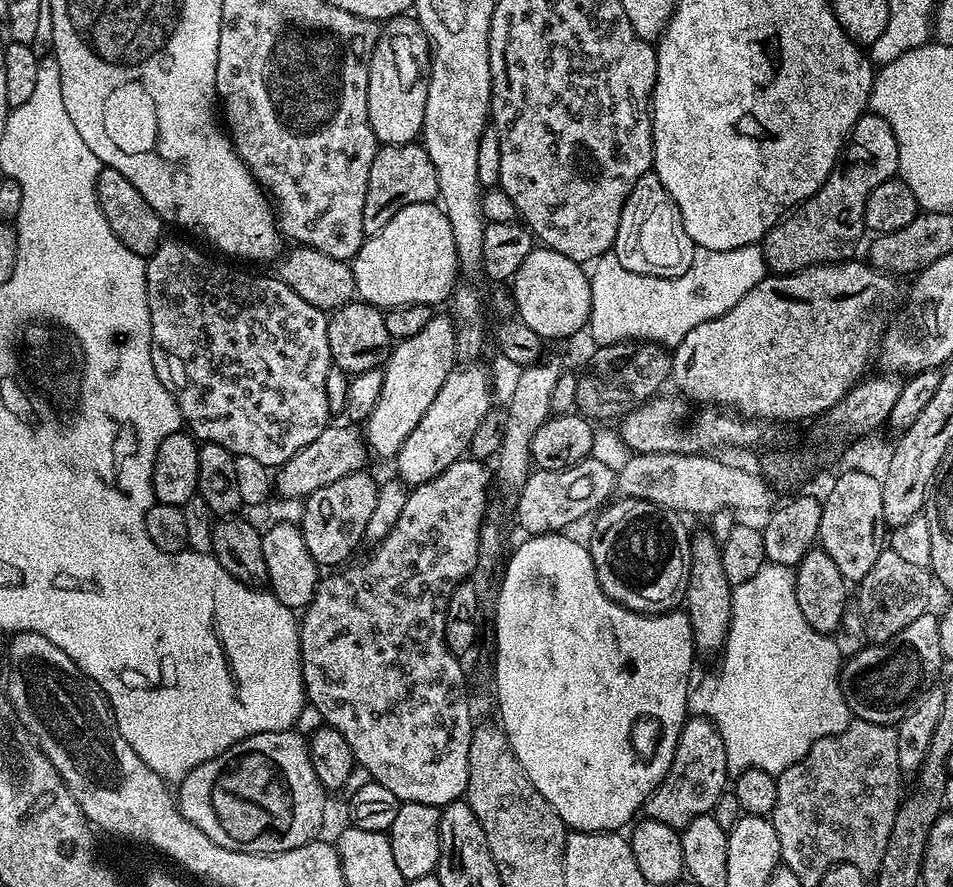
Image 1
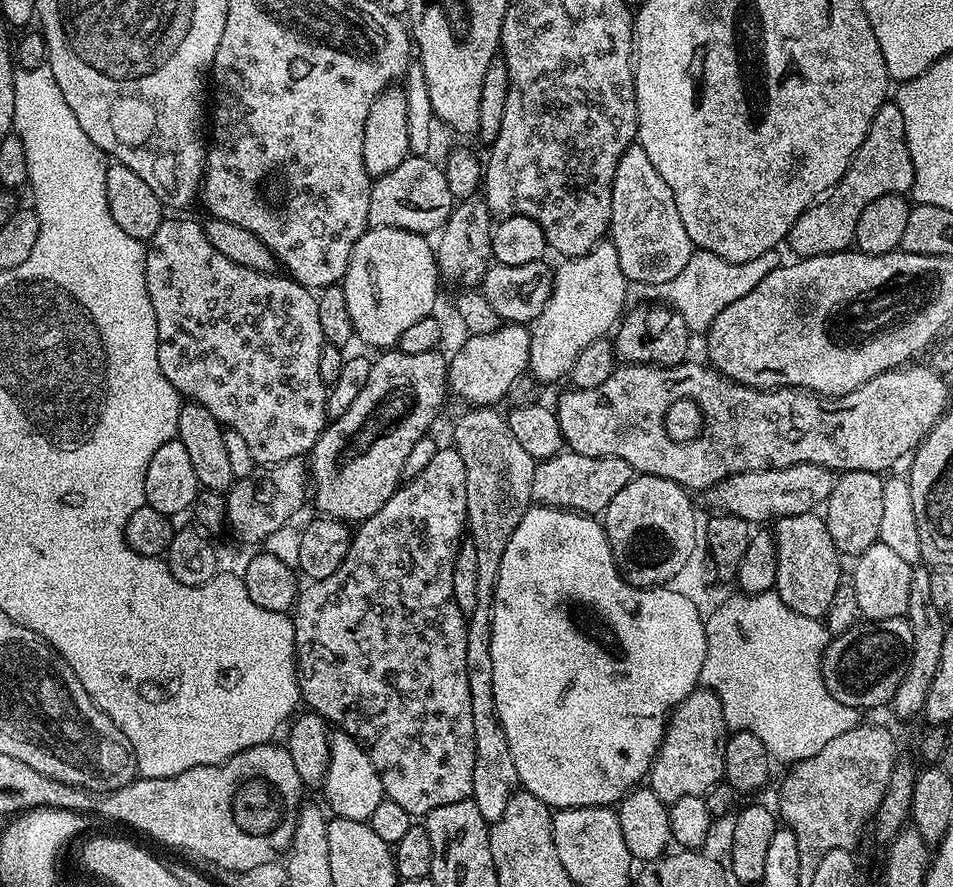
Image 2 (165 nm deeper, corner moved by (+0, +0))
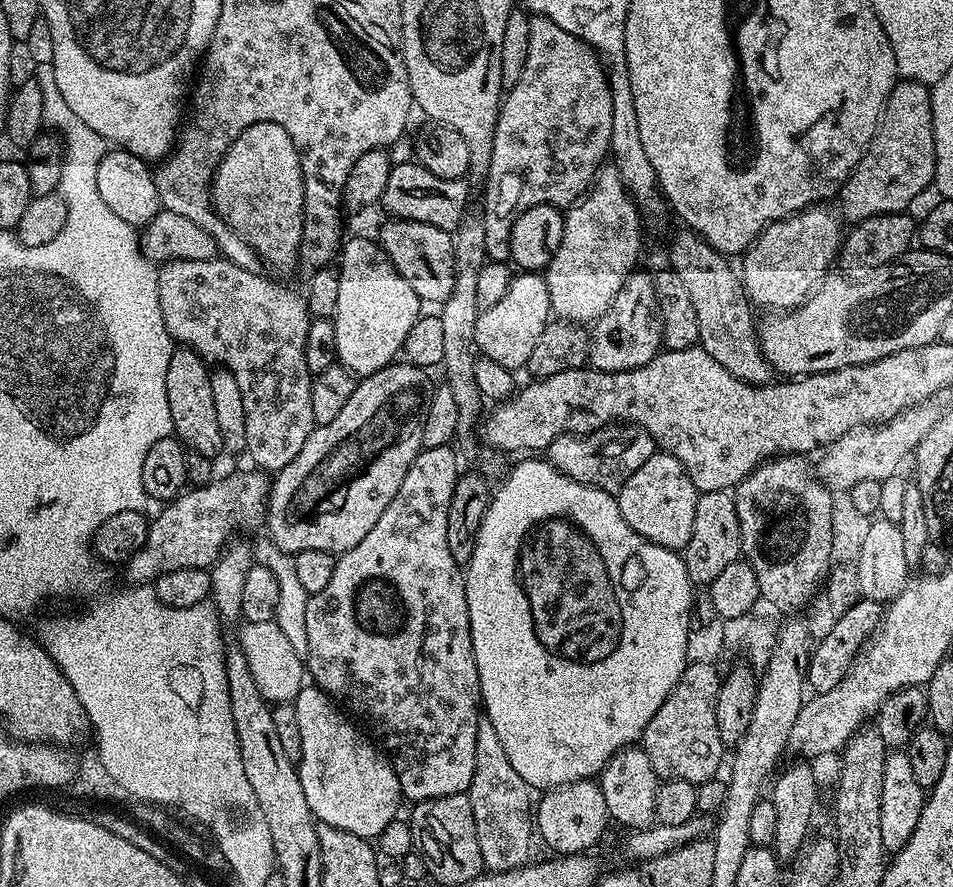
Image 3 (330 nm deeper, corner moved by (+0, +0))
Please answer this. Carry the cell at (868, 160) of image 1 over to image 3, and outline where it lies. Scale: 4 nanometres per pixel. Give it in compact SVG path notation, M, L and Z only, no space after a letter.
M901 79L890 90L867 152L838 189L839 211L849 225L878 214L908 212L911 204L935 181L936 143L931 101L929 85L913 80Z

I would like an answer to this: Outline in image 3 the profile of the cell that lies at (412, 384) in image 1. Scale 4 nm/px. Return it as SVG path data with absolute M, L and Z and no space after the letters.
M393 362L382 370L363 377L350 394L346 406L334 422L316 424L310 438L298 450L294 462L275 473L268 494L266 535L284 552L293 554L302 550L326 550L333 554L349 552L382 518L382 510L394 502L410 462L422 447L422 430L428 407L432 401L433 385L428 385L429 373L407 362Z

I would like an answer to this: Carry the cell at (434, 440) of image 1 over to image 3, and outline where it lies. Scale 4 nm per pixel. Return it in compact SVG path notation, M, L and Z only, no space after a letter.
M527 270L516 275L509 279L508 289L502 298L494 306L481 311L474 330L475 347L479 355L489 356L491 360L498 362L498 366L509 370L523 369L527 365L530 353L534 351L534 342L538 342L552 316L550 290L543 275Z

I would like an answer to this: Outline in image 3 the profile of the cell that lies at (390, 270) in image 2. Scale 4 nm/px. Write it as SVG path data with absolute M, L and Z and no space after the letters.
M345 239L338 253L338 310L332 320L338 337L336 359L363 378L382 370L401 355L410 326L422 315L422 301L375 239Z

